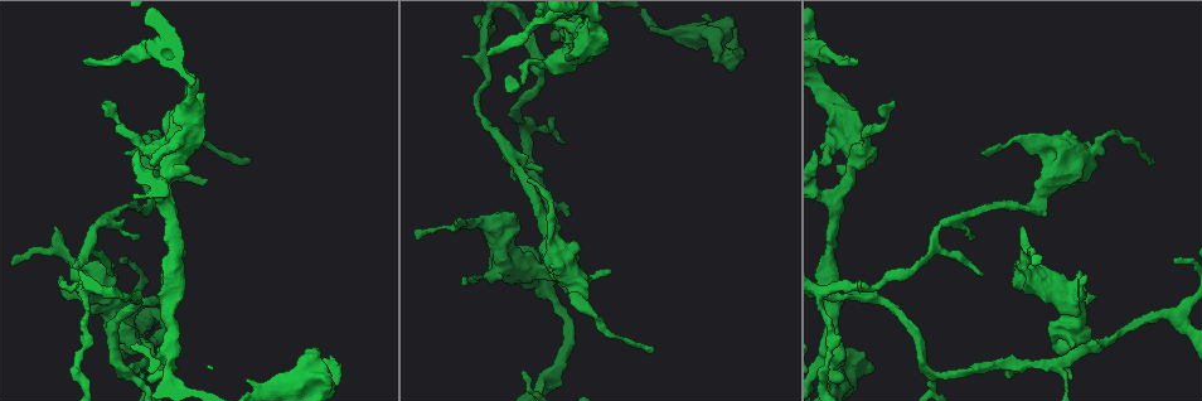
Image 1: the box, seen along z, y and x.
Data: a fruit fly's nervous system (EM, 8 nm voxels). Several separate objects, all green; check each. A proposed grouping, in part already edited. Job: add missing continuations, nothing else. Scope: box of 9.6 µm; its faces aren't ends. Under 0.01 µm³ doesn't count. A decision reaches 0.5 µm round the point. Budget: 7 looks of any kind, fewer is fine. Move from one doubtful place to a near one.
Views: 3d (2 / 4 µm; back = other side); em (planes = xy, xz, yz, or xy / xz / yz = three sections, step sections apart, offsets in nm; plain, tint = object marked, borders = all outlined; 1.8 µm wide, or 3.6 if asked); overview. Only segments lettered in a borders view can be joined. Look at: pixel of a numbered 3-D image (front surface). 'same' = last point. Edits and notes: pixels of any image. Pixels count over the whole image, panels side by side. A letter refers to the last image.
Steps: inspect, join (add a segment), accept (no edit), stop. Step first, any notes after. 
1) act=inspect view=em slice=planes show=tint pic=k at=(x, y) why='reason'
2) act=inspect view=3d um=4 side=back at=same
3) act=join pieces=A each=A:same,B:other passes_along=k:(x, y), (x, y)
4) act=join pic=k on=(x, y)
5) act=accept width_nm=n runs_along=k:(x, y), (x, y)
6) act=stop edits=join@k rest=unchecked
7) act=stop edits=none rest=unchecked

act=inspect view=3d um=4 pic=1 at=(512, 152) why='branch point'

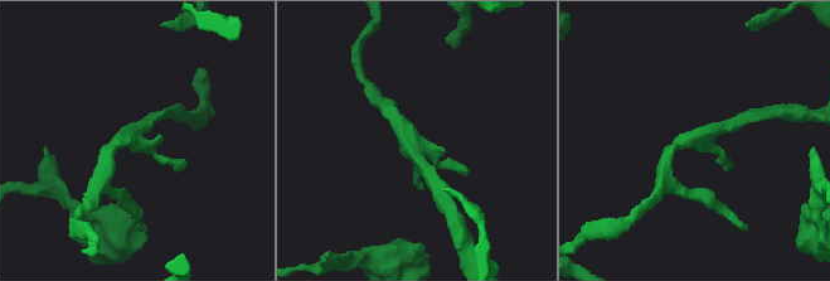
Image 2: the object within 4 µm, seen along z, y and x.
act=inspect view=em slice=planes show=tint pic=2 at=(702, 138)

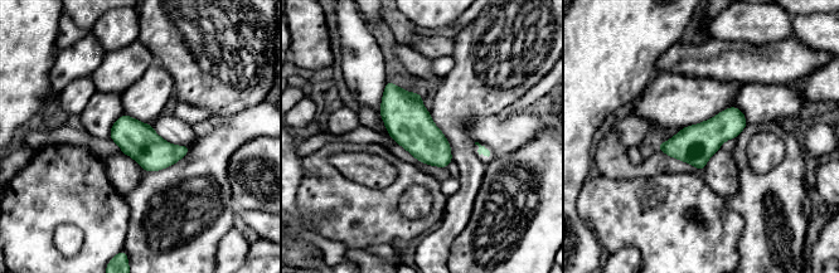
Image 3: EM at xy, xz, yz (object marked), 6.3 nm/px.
act=inspect view=em slice=planes show=borders at=same

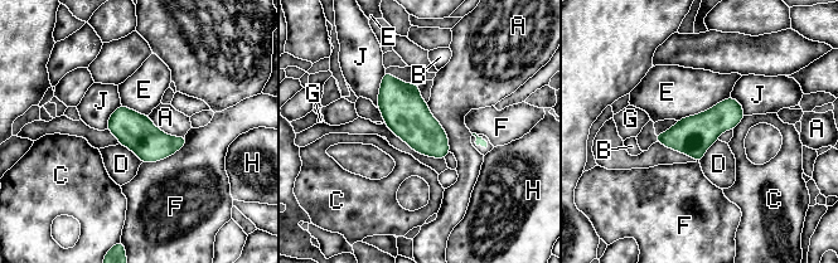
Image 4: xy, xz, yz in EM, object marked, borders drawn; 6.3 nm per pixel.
act=accept width_nm=240 longest_contact=E:360nm each=A:other,B:other,C:other,D:other,E:other,F:other,G:other,H:other,J:other found='no lettered segment goes on from it'

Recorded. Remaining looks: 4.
act=inspect view=em slice=planes show=borders pic=1 at=(63, 276) why='thin end'

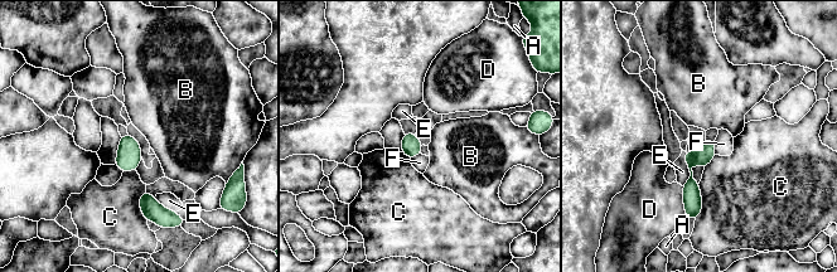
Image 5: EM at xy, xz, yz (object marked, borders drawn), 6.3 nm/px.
act=accept width_nm=120 each=A:other,B:other,C:other,D:other,E:other,F:other border=5:(714, 141), (716, 154) found='none of them fits'

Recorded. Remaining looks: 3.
act=inspect view=em slice=xz step=8 show=plain pic=1 at=(861, 365) why='abrupt turn'

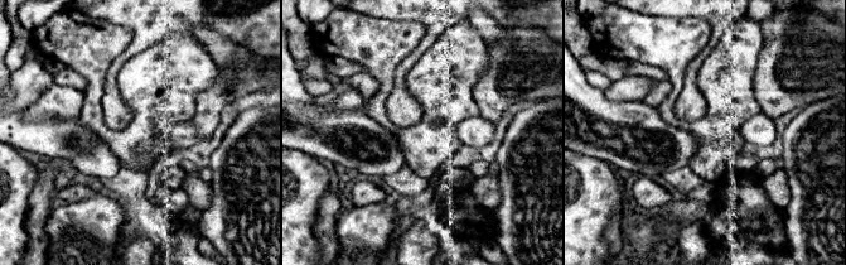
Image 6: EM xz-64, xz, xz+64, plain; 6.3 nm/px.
act=inspect view=em slice=xz step=8 show=tint at=same

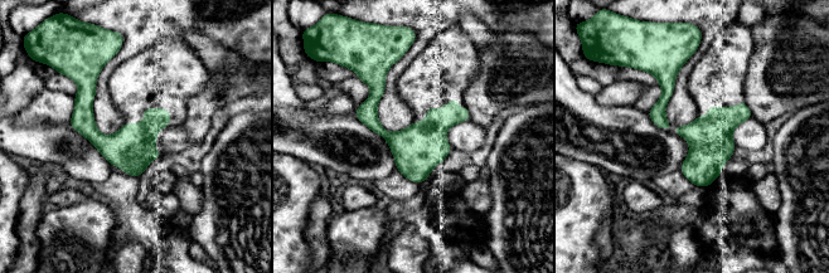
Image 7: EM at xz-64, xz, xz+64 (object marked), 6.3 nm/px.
act=inspect view=em slice=xz step=8 show=borders at=same

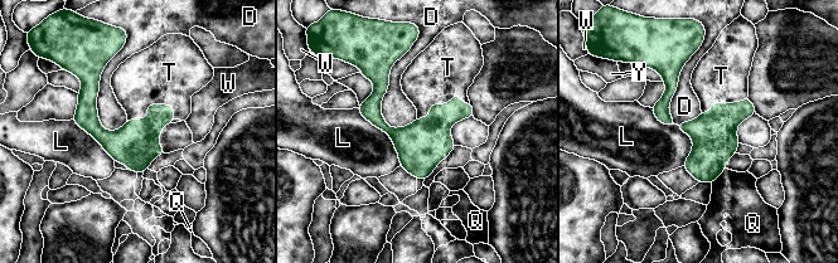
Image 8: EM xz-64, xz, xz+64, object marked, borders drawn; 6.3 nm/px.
act=join pieces=T each=D:other,L:other,Q:other,T:same,W:other,Y:other found='the neuron continues'

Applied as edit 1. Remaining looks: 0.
act=stop edits=join@8 rest=unchecked

